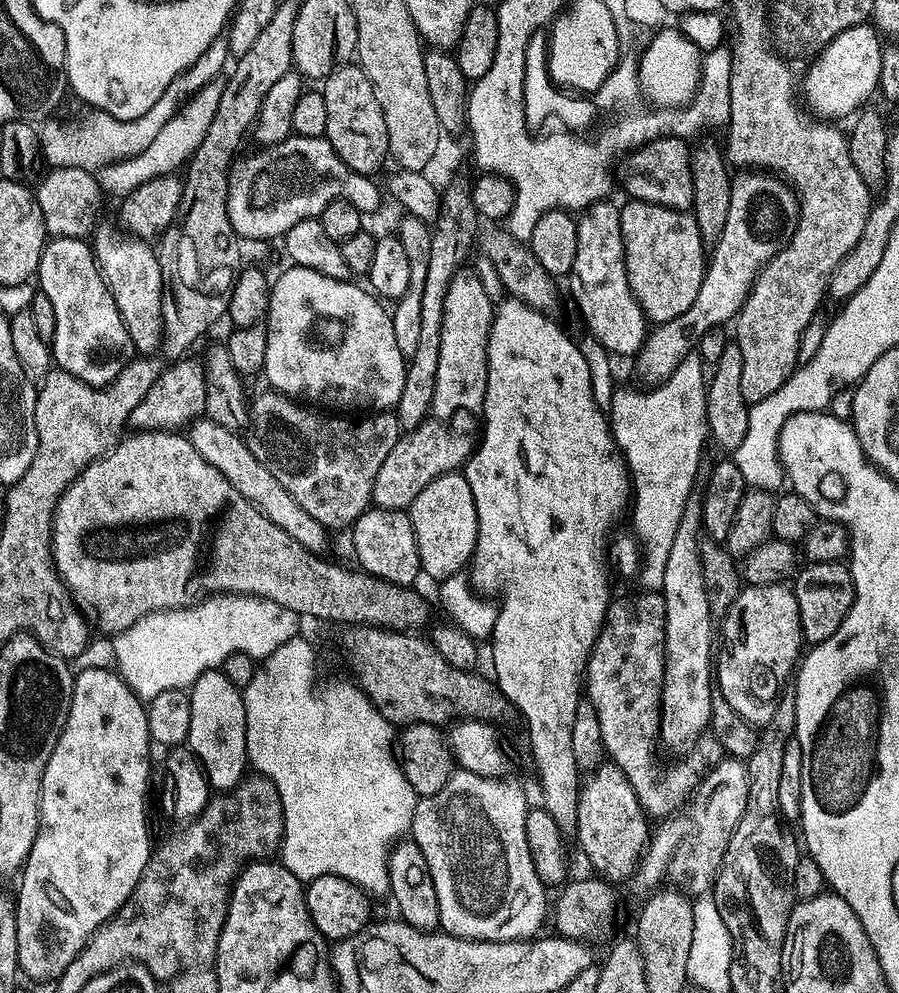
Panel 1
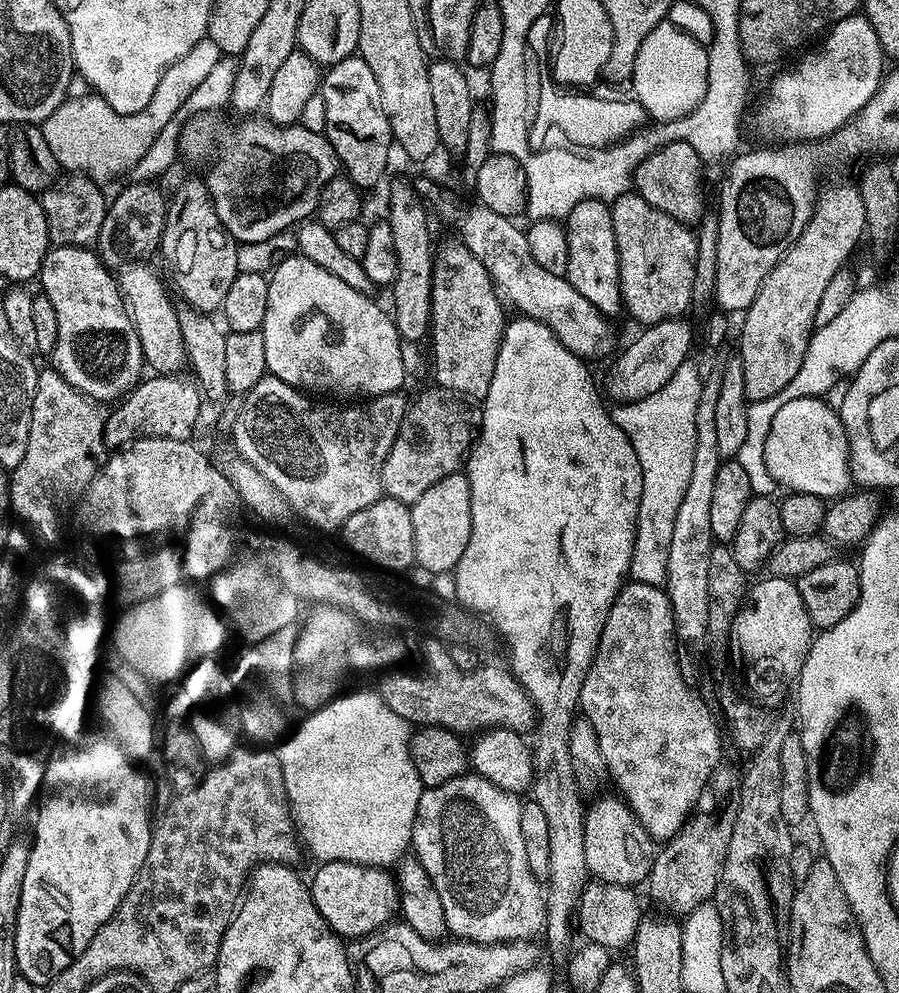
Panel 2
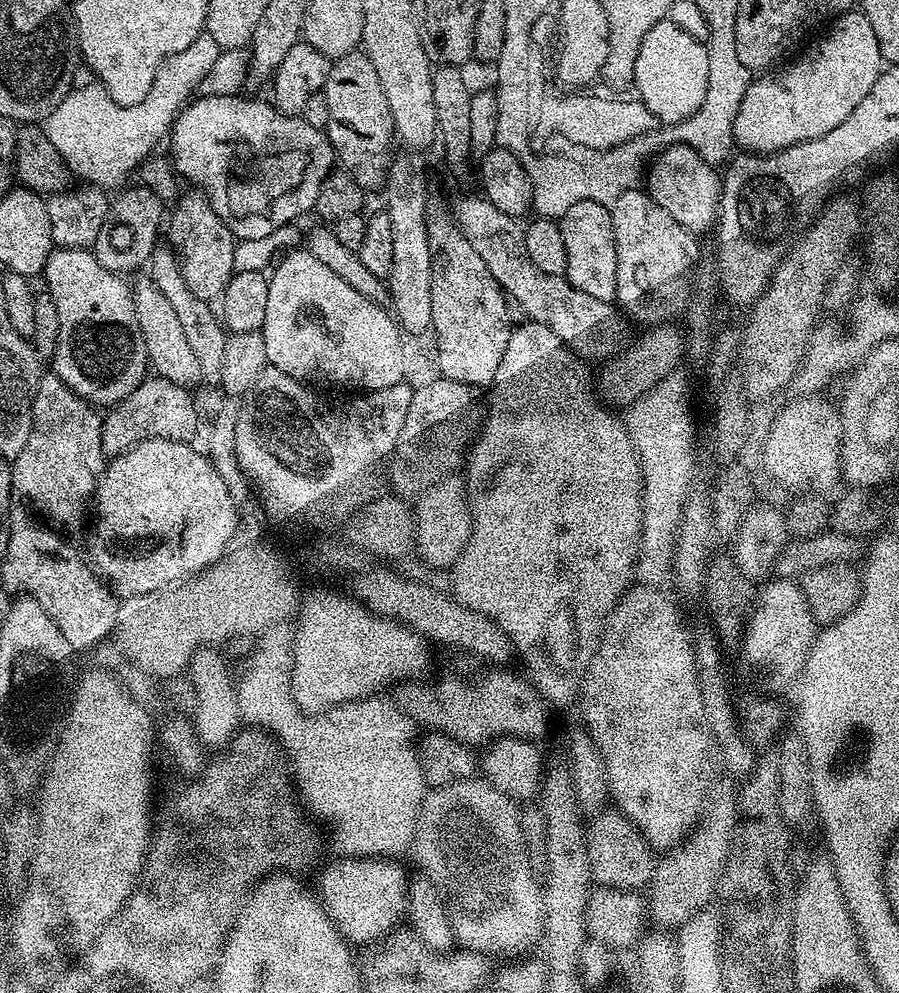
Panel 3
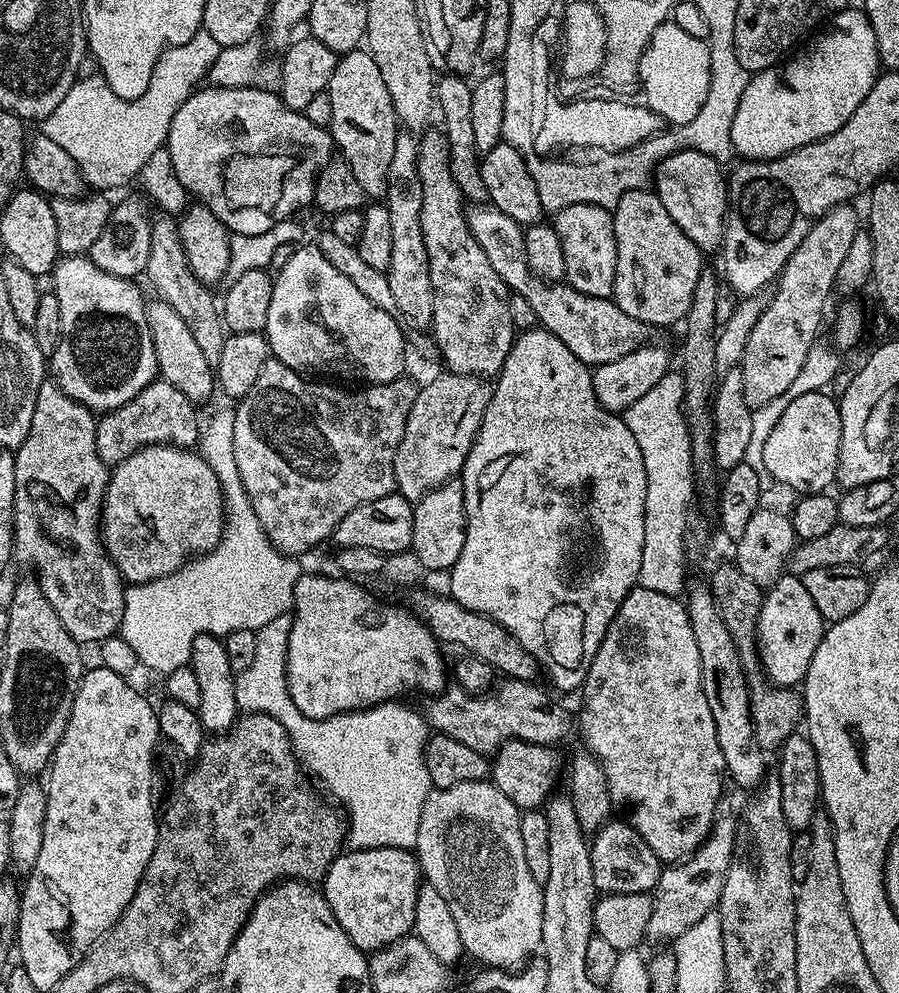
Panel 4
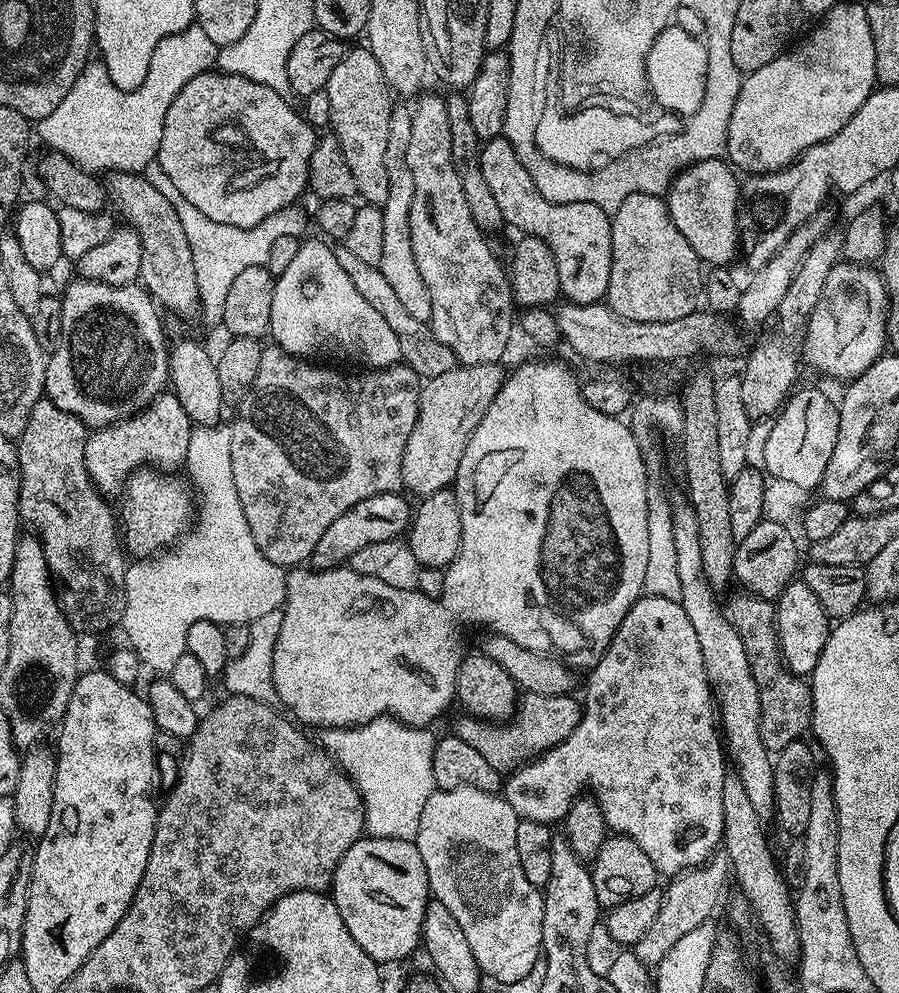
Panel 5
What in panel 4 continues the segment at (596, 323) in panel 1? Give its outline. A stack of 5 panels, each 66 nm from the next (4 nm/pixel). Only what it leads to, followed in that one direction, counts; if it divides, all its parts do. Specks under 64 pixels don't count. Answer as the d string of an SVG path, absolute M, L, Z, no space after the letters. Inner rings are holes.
M593 204L566 206L555 213L554 227L562 242L562 258L566 258L566 283L587 296L611 297L616 277L616 243L611 211Z

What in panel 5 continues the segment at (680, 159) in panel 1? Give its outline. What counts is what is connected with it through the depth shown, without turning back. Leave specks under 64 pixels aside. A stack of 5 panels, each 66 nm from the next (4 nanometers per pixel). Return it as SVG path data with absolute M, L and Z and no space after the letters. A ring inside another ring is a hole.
M723 159L703 160L681 170L666 193L674 226L682 230L682 238L694 246L694 254L708 266L728 266L738 256L740 232L736 228L736 205L740 202L741 181L735 175Z

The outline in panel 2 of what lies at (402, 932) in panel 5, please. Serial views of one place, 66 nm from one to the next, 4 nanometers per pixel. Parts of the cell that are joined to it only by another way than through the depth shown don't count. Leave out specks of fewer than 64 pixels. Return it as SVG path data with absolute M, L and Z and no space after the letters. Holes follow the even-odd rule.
M330 860L319 865L320 868L310 876L312 901L318 906L318 914L331 926L333 932L341 938L359 938L369 936L384 927L397 915L398 893L395 879L383 868L363 868L360 864L347 864L341 860Z

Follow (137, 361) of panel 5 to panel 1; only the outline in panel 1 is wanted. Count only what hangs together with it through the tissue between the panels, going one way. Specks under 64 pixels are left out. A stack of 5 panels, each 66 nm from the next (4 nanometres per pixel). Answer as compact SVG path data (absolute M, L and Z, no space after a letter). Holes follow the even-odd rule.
M57 236L49 239L44 245L44 259L42 261L42 275L38 280L39 291L50 298L54 306L54 338L50 341L52 359L55 367L74 374L91 388L103 388L118 378L118 374L134 359L132 339L118 314L118 306L110 294L100 272L100 265L96 263L96 253L93 245L87 239L75 240Z

